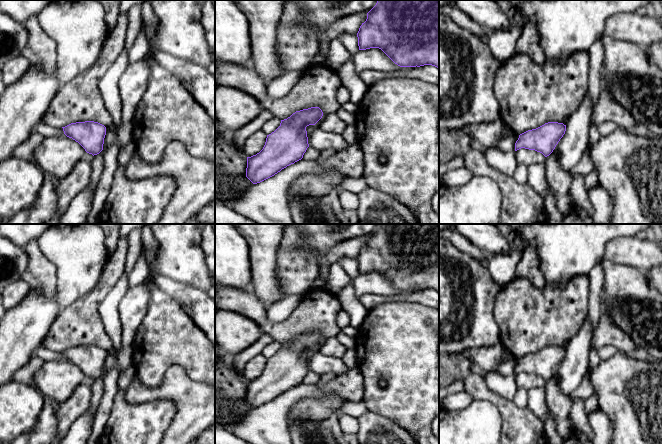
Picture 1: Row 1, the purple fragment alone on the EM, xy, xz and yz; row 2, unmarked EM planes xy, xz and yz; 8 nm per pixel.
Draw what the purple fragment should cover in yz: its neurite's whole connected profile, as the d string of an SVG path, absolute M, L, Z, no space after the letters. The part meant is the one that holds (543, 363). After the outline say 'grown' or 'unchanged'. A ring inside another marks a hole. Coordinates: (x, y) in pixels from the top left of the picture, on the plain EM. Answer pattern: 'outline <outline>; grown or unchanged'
outline M548 346L544 349L528 354L519 359L515 367L515 375L525 372L549 380L563 361L566 349L558 346Z; unchanged

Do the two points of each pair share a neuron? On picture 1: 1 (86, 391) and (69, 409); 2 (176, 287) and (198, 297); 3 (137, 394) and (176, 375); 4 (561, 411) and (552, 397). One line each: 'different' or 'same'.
1: same
2: same
3: same
4: same

